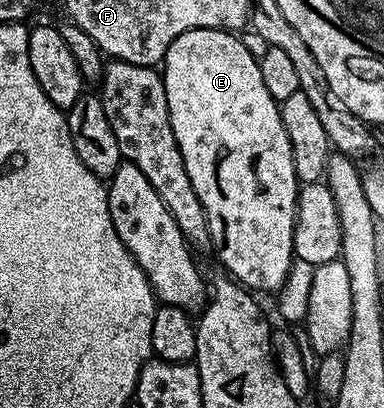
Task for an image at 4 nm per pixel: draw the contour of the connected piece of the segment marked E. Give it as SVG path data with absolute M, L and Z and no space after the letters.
M190 30L173 44L165 52L161 63L161 75L165 88L165 98L168 101L169 120L172 121L173 134L180 146L181 156L184 157L185 169L192 181L193 189L197 192L200 202L207 217L210 245L215 248L215 254L219 262L228 270L230 277L240 286L246 286L252 292L259 290L271 290L277 292L283 287L283 281L287 279L293 265L293 232L295 231L295 209L299 199L300 181L293 168L293 148L289 144L289 132L285 132L285 124L281 124L281 112L279 103L269 96L265 88L265 80L261 80L261 68L259 60L255 59L243 43L238 33L230 30Z

